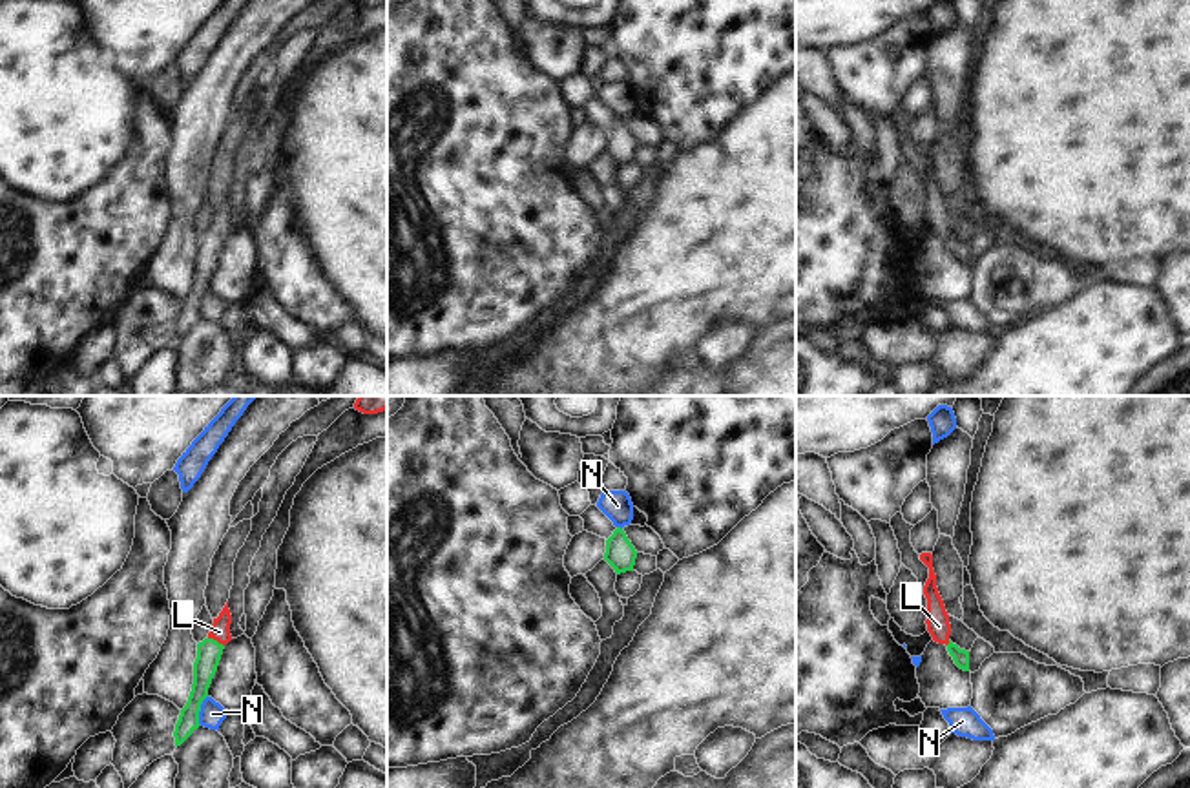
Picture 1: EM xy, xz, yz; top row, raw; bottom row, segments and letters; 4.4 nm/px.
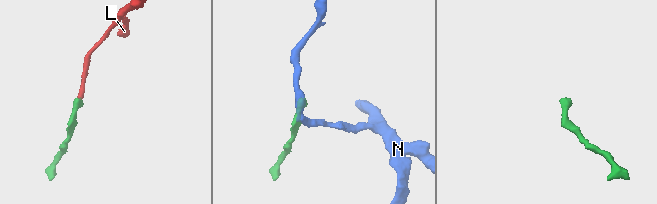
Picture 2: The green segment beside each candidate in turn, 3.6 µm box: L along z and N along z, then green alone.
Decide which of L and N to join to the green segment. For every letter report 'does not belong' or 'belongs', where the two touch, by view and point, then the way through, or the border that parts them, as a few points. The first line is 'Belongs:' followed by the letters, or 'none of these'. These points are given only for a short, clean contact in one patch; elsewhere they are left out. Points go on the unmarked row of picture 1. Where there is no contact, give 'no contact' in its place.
Belongs: L
L: belongs; meets green in xy at (216, 232); runs through xy (208, 243), (216, 232), (219, 223)
N: does not belong; meets green in xy at (199, 301); border along xy (207, 287), (201, 296), (199, 316)

